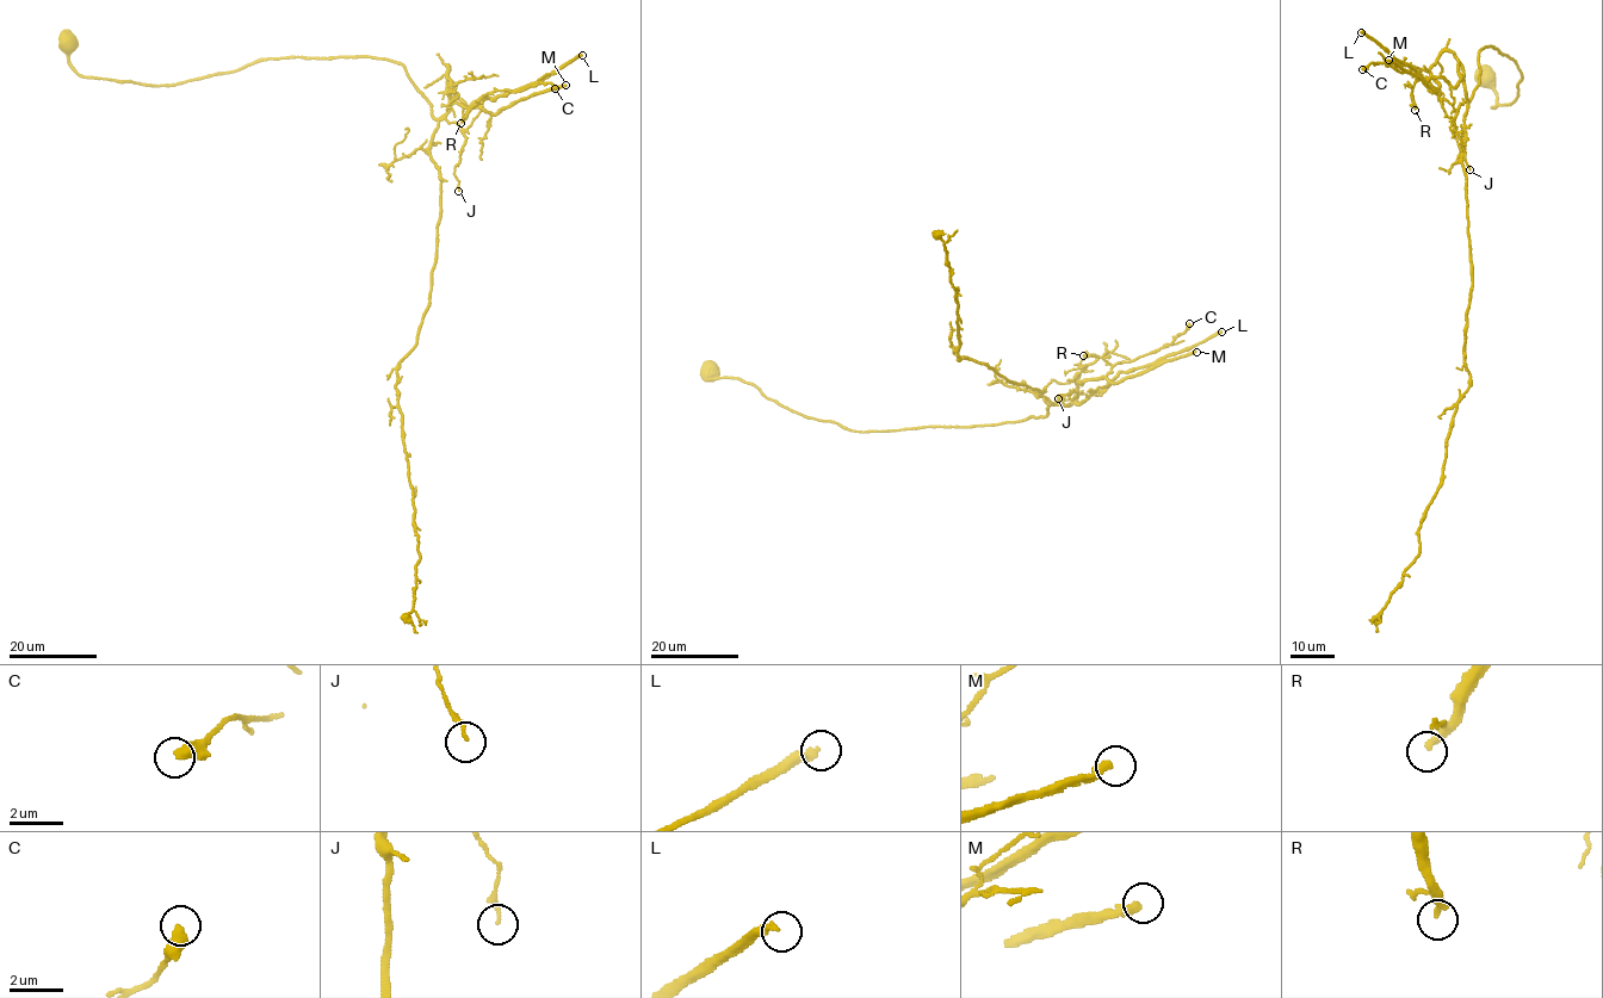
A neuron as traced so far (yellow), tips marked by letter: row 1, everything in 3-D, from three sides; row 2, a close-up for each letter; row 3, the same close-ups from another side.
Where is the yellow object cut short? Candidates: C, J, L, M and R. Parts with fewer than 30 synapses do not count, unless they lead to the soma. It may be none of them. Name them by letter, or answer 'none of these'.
L, M

